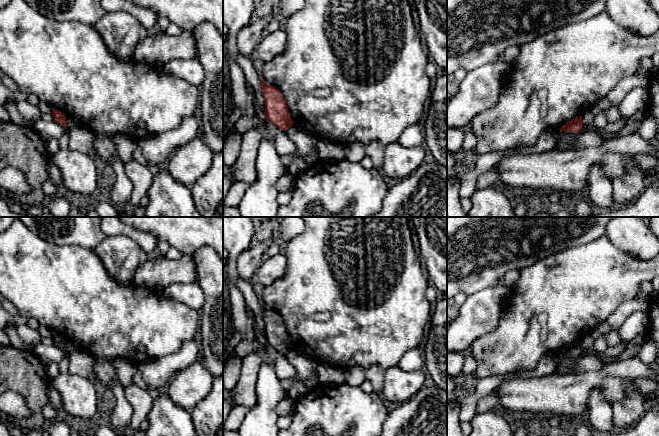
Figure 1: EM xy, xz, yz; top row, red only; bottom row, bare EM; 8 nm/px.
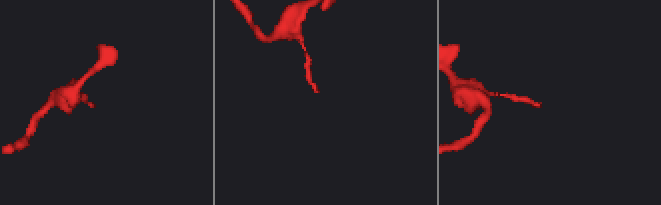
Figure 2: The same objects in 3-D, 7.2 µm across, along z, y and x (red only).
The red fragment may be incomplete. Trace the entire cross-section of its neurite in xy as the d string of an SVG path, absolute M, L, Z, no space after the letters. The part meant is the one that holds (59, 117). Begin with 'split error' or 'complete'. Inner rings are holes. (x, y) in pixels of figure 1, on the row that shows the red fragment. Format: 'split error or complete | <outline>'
complete | M53 110L52 115L54 117L54 121L62 125L63 127L67 128L66 125L66 117L65 114L59 110Z

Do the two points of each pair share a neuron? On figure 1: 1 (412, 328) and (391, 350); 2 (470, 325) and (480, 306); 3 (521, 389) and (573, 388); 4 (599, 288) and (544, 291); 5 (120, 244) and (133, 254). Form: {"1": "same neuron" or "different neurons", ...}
{"1": "same neuron", "2": "same neuron", "3": "same neuron", "4": "same neuron", "5": "same neuron"}

